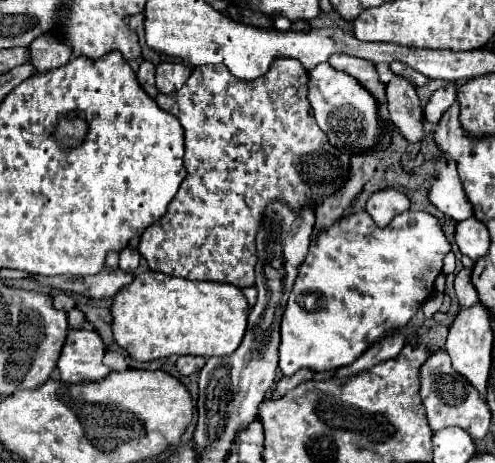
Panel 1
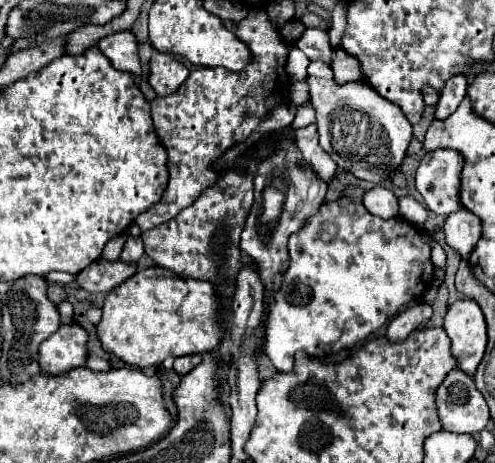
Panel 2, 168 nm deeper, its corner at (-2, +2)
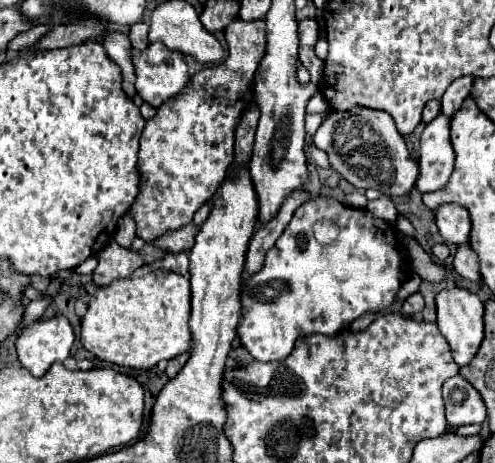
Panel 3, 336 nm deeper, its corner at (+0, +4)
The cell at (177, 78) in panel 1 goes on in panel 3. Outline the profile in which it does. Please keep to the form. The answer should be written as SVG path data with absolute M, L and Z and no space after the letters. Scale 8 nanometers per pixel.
M150 42L146 50L134 52L132 64L134 64L134 72L136 72L136 92L144 102L148 102L154 108L164 104L170 96L176 96L190 80L188 66L184 62L184 54L166 48L162 42Z

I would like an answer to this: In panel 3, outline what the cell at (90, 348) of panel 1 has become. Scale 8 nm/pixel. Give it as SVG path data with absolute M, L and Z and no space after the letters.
M64 316L36 320L22 328L16 340L20 364L32 376L44 376L54 362L64 362L70 356L74 330Z

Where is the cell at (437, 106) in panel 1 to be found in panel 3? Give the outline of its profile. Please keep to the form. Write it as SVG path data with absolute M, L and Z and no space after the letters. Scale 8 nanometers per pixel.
M462 76L462 78L456 78L456 80L448 86L448 90L444 92L444 96L442 96L442 100L440 100L440 104L442 104L442 114L444 114L444 116L452 118L452 116L460 110L462 102L470 96L472 82L474 82L472 76Z

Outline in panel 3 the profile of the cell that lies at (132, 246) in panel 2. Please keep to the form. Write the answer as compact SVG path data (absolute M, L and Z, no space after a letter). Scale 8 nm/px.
M128 210L128 212L118 220L118 232L116 232L114 238L116 238L116 242L118 242L120 246L130 248L134 236L136 236L136 224L134 224L134 218L132 218L132 214L130 214L130 210Z

